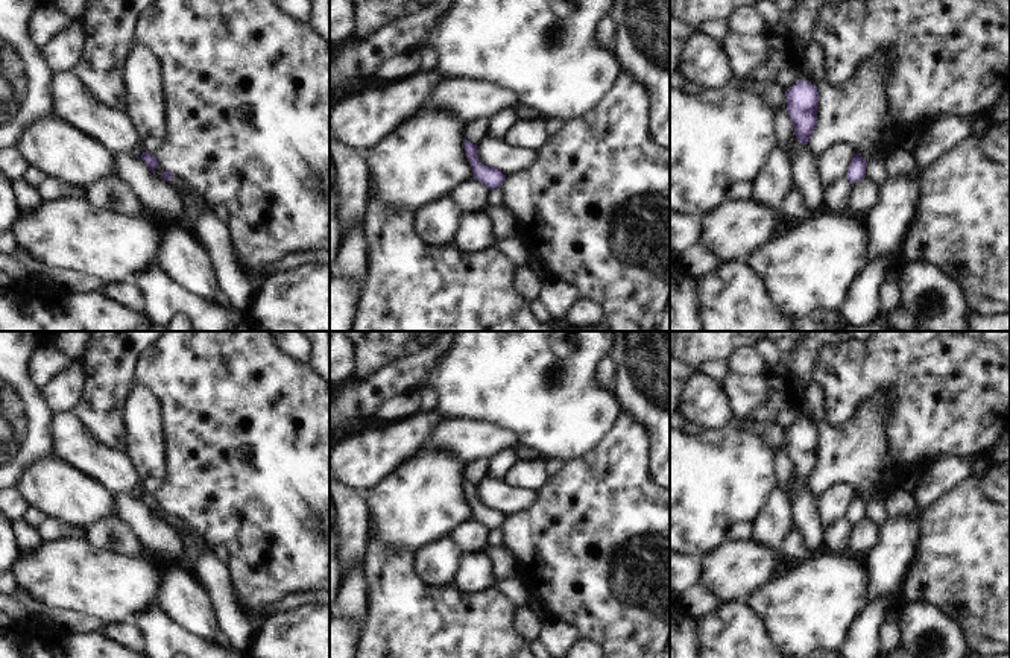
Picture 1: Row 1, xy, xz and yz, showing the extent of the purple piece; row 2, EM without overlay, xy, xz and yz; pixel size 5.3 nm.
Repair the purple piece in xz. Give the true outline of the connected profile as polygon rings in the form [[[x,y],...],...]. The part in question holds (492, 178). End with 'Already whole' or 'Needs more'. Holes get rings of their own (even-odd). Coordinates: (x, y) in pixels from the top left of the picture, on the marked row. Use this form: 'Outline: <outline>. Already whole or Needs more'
Outline: [[[465,140],[465,152],[468,155],[468,161],[471,163],[474,179],[484,184],[489,190],[494,190],[497,187],[501,187],[506,181],[506,175],[503,175],[500,170],[484,166],[477,158],[477,144],[469,143]]]. Already whole

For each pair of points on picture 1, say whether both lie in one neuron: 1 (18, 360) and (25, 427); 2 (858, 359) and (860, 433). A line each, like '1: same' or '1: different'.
1: same
2: different

